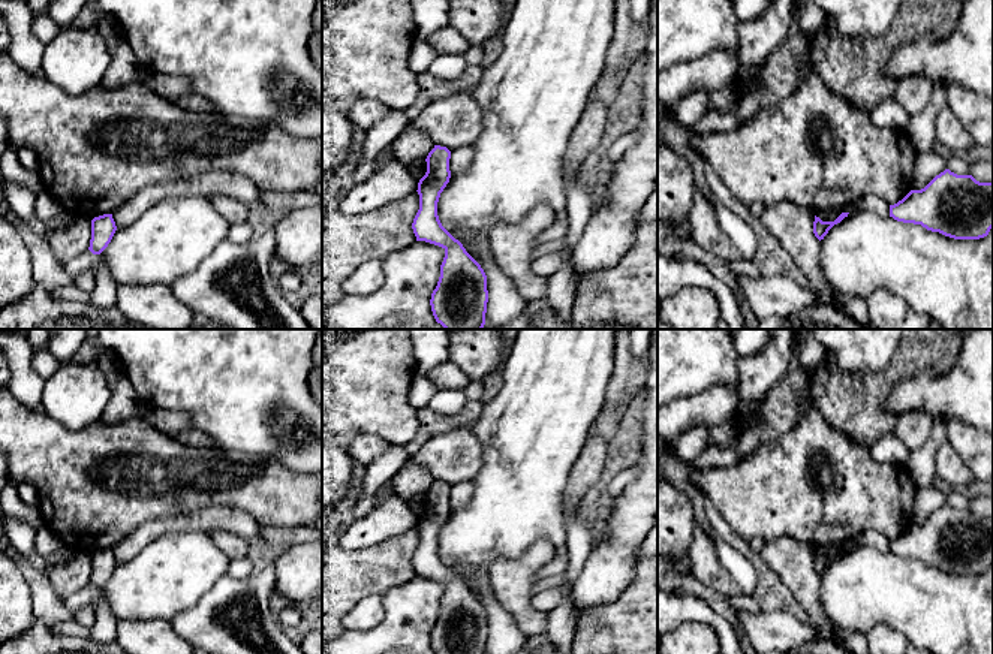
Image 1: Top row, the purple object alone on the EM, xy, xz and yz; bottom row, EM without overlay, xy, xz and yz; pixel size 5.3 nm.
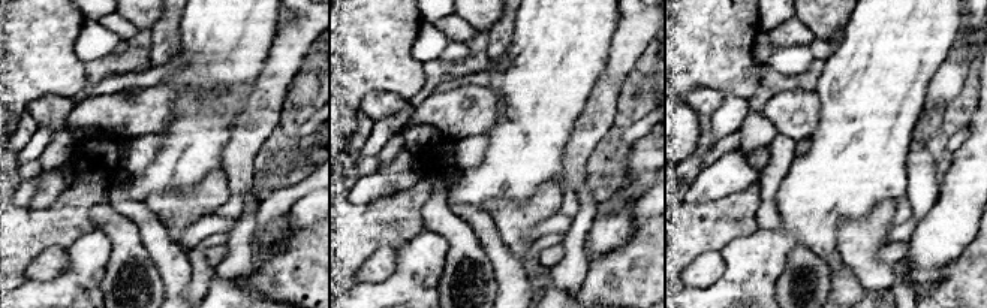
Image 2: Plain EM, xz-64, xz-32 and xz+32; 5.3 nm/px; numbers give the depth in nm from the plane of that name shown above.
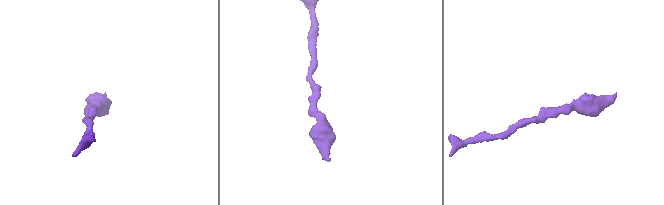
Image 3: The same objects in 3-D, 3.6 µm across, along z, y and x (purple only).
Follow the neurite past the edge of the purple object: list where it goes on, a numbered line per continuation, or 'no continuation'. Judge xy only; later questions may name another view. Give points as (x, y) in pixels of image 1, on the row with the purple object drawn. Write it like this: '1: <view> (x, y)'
no continuation

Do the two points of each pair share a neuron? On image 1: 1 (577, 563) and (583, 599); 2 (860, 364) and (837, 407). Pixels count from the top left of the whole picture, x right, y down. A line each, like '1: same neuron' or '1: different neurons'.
1: different neurons
2: different neurons

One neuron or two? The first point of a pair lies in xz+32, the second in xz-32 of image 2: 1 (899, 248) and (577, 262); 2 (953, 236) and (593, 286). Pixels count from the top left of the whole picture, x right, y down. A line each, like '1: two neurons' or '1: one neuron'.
1: two neurons
2: two neurons

